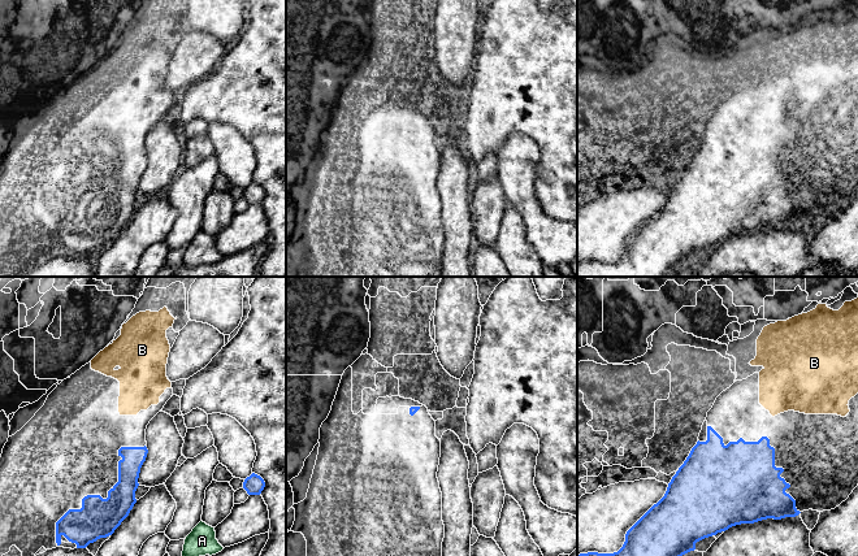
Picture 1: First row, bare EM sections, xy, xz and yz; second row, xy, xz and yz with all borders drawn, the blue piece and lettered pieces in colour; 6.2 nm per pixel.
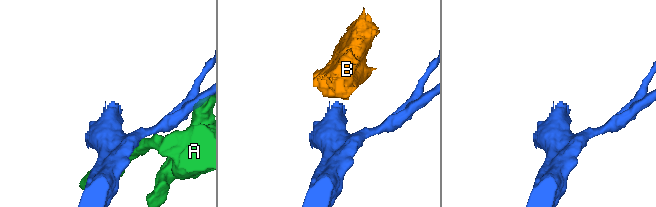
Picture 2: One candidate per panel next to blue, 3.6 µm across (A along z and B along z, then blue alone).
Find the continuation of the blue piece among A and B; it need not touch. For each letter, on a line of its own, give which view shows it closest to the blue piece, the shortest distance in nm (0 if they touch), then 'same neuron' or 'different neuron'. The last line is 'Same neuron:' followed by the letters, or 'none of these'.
A: view xy; gap 300 nm; different neuron
B: view yz; gap 130 nm; same neuron
Same neuron: B

